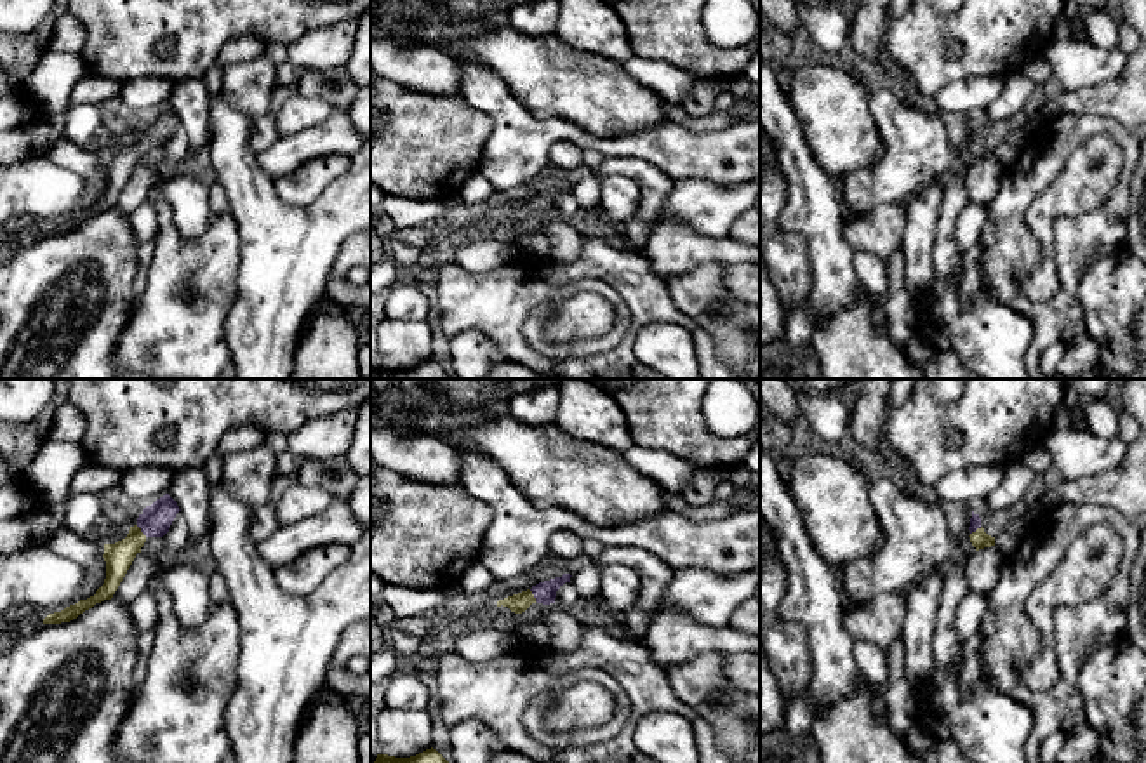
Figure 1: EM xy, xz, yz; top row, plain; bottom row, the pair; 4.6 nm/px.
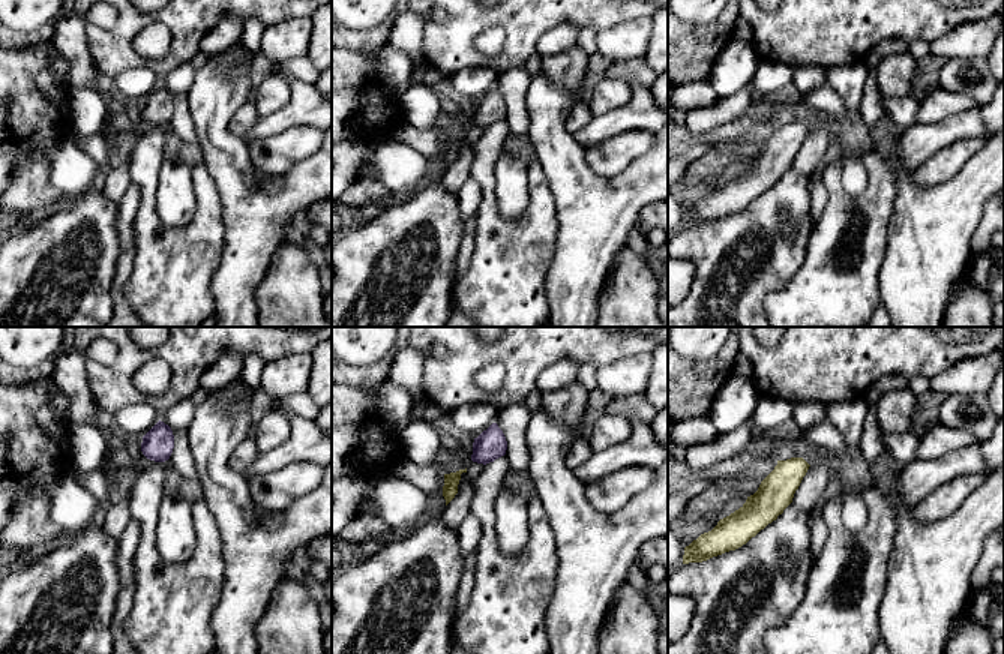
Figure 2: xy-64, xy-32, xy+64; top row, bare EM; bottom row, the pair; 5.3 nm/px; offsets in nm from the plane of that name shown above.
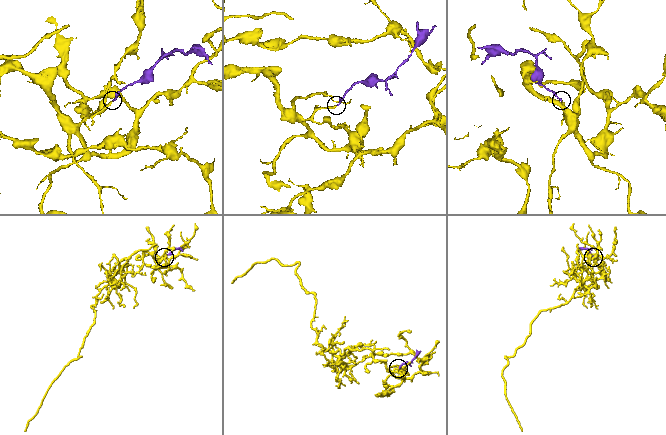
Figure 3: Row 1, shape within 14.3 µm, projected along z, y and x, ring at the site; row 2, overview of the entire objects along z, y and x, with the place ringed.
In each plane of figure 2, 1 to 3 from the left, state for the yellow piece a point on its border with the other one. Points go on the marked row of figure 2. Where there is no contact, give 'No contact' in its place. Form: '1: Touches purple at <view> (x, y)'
1: No contact
2: No contact
3: No contact

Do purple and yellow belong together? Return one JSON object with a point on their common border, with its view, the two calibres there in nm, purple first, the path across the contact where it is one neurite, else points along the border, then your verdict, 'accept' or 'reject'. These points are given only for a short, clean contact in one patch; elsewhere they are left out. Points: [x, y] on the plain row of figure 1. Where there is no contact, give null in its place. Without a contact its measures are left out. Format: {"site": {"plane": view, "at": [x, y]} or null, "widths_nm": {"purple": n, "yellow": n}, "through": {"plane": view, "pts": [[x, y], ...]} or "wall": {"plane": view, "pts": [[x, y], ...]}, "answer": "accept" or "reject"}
{"site": {"plane": "xy", "at": [141, 141]}, "widths_nm": {"purple": 140, "yellow": 140}, "through": {"plane": "xy", "pts": [[157, 129], [141, 141], [119, 167]]}, "answer": "accept"}

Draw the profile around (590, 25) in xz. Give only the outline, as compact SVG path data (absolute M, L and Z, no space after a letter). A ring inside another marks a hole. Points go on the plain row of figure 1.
M558 0L558 7L555 35L567 45L616 63L633 56L626 26L605 2Z

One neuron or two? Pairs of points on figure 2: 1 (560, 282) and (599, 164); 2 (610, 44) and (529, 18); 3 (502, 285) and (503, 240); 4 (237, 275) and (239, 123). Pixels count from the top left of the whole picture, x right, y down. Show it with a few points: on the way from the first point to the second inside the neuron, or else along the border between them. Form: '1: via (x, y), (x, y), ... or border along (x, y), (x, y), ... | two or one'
1: border along (584, 150), (587, 165), (607, 177), (629, 162) | two
2: border along (631, 20), (620, 21), (598, 33) | two
3: via (503, 275), (503, 251) | one
4: border along (248, 101), (228, 123), (228, 129), (240, 138) | two

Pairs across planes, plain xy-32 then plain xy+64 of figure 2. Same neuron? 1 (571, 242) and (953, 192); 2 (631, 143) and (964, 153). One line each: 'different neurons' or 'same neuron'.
1: same neuron
2: same neuron

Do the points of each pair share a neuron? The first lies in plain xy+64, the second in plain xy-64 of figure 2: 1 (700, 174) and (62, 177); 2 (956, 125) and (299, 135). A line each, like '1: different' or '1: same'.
1: same
2: different

